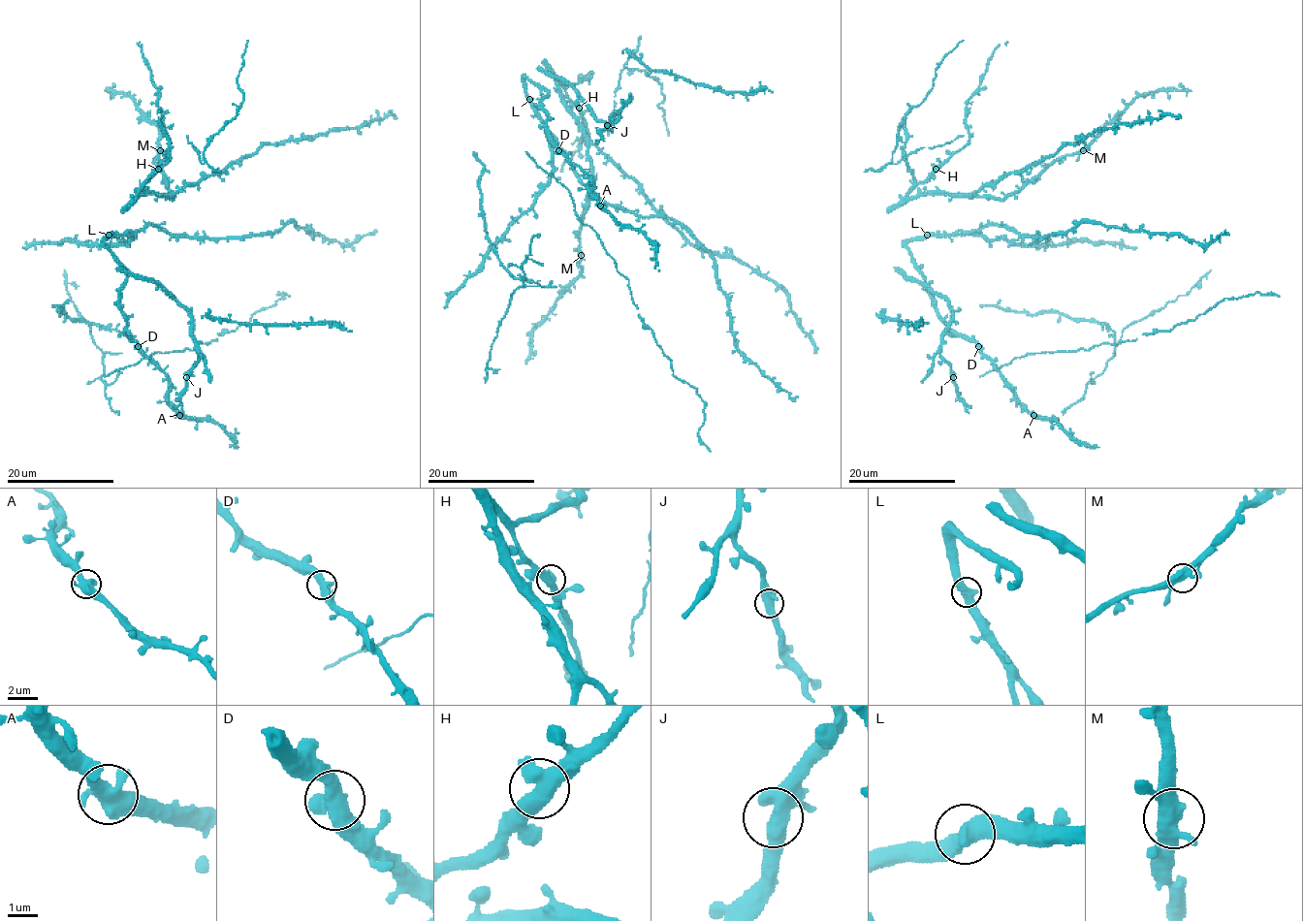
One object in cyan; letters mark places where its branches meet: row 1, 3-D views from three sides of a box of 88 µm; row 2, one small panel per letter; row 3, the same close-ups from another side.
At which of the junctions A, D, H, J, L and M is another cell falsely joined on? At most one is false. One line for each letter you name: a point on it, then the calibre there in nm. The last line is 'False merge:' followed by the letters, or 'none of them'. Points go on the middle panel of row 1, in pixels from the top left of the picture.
False merge: none of them

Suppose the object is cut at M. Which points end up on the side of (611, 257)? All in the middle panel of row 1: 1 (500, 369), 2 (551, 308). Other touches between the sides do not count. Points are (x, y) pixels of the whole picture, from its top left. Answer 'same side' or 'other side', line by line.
1: same side
2: other side

